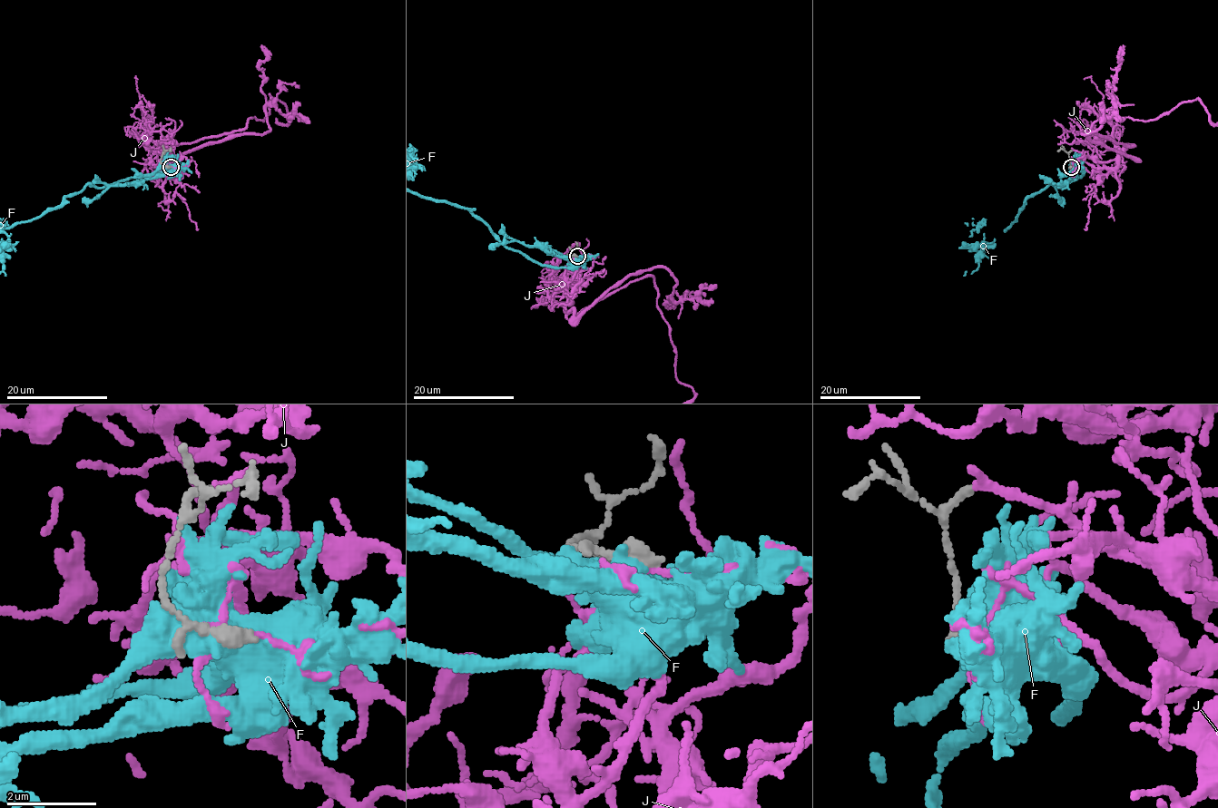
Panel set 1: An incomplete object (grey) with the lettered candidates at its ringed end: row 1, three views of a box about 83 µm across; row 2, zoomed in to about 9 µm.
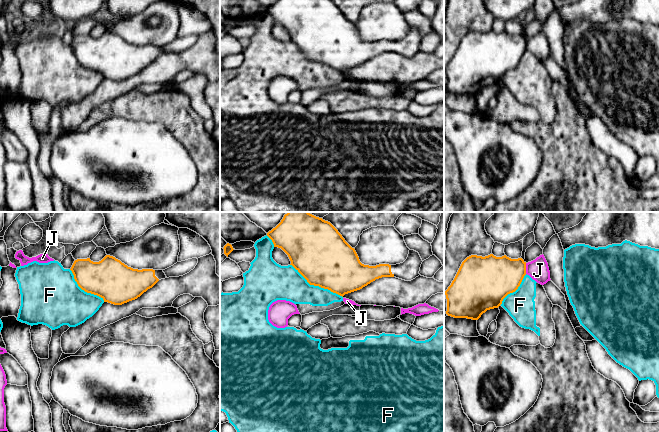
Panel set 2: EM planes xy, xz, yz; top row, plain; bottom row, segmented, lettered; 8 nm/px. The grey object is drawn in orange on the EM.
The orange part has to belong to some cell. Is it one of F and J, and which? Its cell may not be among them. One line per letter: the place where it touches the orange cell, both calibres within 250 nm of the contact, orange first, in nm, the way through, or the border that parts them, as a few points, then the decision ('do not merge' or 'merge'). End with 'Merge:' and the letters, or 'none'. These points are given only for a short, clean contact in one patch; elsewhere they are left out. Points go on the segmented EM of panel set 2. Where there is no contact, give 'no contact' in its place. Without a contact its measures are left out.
F: meets orange in xz at (316, 285); 460 nm thick on the orange side, 280 nm on the other; do not merge
J: meets orange in yz at (525, 268); 340 nm thick on the orange side, 170 nm on the other; do not merge
Merge: none

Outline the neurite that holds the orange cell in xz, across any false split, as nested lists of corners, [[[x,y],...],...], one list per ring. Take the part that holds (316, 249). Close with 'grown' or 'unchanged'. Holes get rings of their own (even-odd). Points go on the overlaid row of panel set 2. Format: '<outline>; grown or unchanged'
[[[288,212],[281,222],[267,233],[274,247],[281,248],[291,264],[310,285],[328,289],[340,296],[357,291],[382,277],[396,277],[411,281],[418,277],[422,259],[418,252],[409,250],[407,259],[400,264],[364,265],[352,248],[328,221],[309,212]]]; grown

